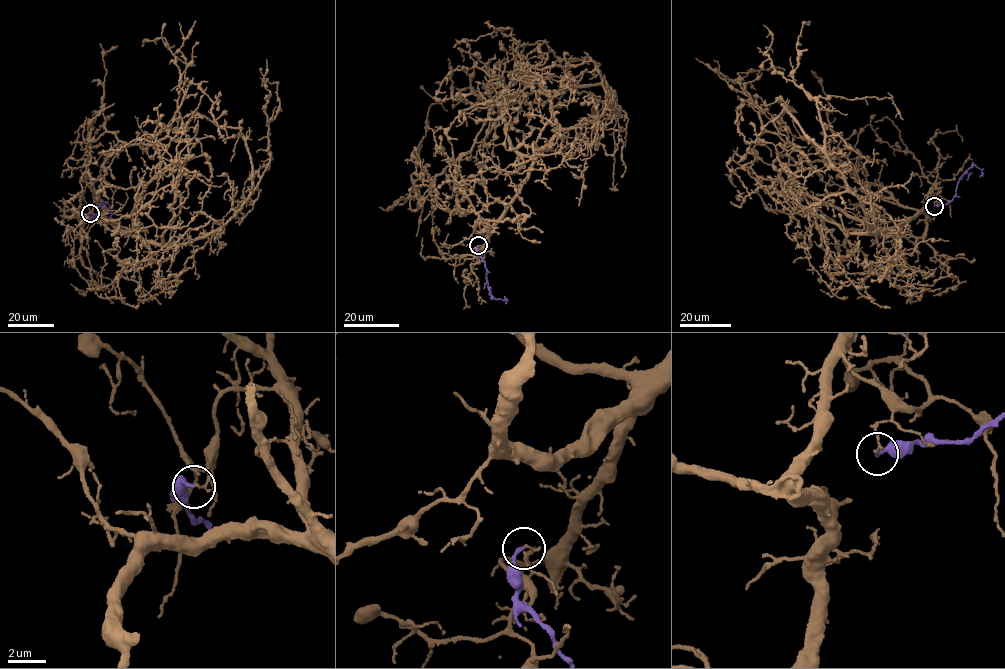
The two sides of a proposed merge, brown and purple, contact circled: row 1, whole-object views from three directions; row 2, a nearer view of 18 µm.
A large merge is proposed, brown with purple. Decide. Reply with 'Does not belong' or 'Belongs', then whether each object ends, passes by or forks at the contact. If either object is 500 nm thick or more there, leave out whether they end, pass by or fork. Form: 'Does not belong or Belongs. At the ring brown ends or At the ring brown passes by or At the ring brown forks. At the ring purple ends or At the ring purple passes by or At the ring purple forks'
Does not belong. At the ring brown ends. At the ring purple ends

